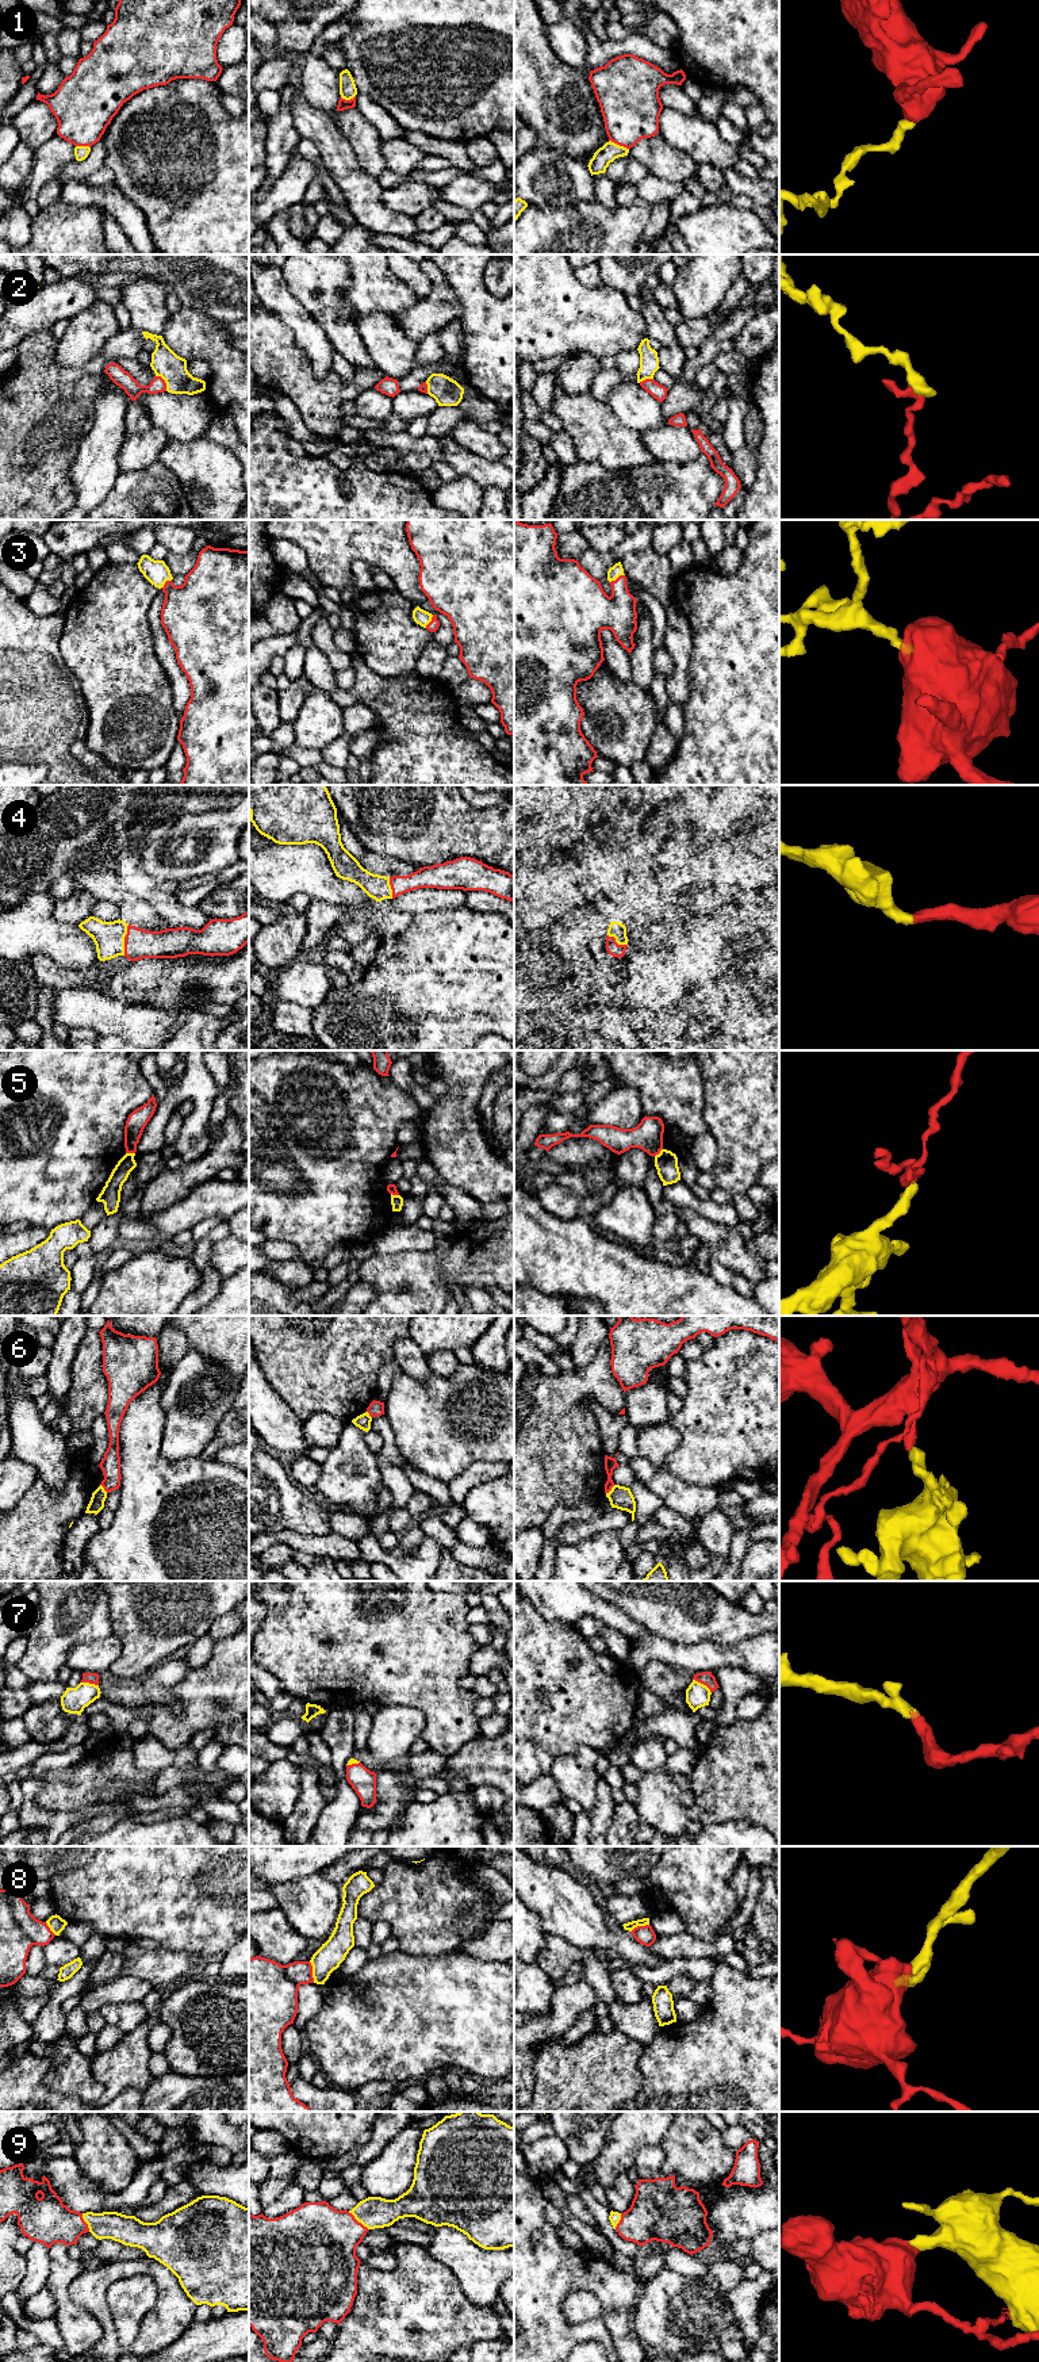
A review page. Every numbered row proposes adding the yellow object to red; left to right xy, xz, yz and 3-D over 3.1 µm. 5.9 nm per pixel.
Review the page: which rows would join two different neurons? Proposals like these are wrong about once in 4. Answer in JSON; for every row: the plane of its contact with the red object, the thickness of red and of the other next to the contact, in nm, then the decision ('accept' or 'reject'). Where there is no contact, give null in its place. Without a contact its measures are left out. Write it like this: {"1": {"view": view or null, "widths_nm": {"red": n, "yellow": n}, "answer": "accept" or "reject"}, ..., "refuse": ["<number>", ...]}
{"1": {"view": "yz", "widths_nm": {"red": 360, "yellow": 110}, "answer": "reject"}, "2": {"view": "xy", "widths_nm": {"red": 100, "yellow": 170}, "answer": "reject"}, "3": {"view": "yz", "widths_nm": {"red": 280, "yellow": 70}, "answer": "accept"}, "4": {"view": "xy", "widths_nm": {"red": 180, "yellow": 190}, "answer": "accept"}, "5": {"view": "xy", "widths_nm": {"red": 120, "yellow": 100}, "answer": "reject"}, "6": {"view": "yz", "widths_nm": {"red": 80, "yellow": 140}, "answer": "reject"}, "7": {"view": "yz", "widths_nm": {"red": 80, "yellow": 140}, "answer": "accept"}, "8": {"view": "xz", "widths_nm": {"red": 300, "yellow": 160}, "answer": "reject"}, "9": {"view": "xz", "widths_nm": {"red": 420, "yellow": 190}, "answer": "accept"}, "refuse": ["1", "2", "5", "6", "8"]}

